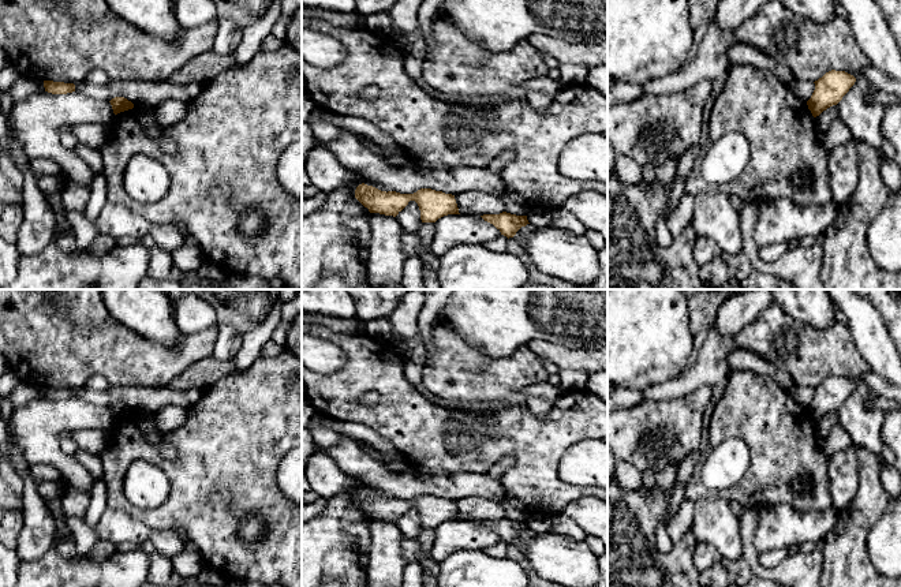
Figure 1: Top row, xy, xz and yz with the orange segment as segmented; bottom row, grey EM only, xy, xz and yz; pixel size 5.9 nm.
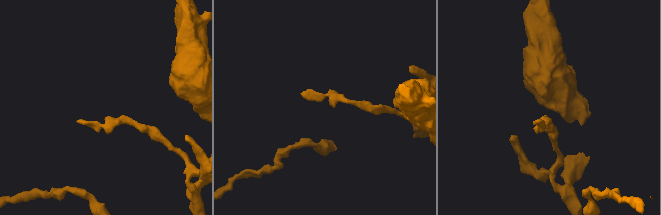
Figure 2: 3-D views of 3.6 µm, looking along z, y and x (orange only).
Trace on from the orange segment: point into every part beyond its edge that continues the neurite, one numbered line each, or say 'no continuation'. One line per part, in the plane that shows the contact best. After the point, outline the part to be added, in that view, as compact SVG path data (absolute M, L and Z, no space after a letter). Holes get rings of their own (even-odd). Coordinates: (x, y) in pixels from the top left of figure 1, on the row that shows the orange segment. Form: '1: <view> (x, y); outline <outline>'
no continuation

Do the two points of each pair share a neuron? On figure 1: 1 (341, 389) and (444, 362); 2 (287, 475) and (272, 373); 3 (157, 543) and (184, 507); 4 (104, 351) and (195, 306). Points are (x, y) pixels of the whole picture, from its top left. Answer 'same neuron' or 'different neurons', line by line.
1: different neurons
2: different neurons
3: different neurons
4: different neurons

